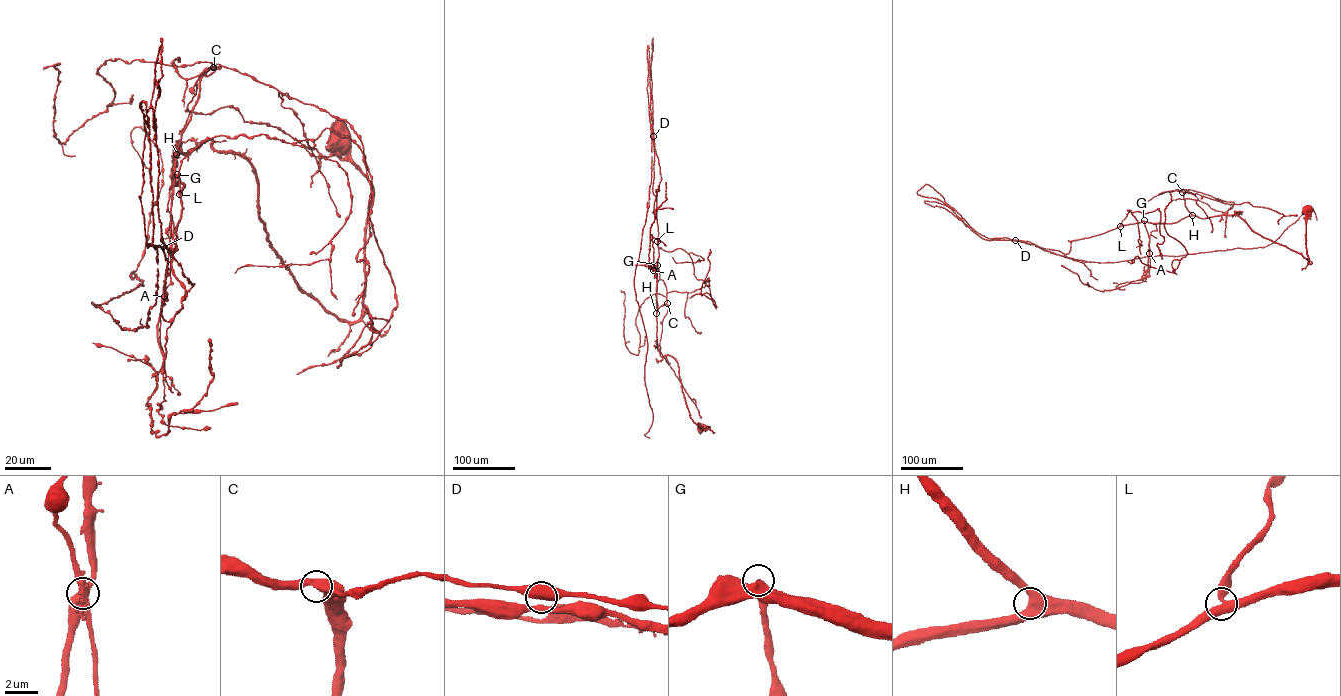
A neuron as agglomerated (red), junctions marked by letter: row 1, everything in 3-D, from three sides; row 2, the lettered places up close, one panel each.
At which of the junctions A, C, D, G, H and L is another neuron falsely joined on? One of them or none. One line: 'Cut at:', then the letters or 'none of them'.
Cut at: A

